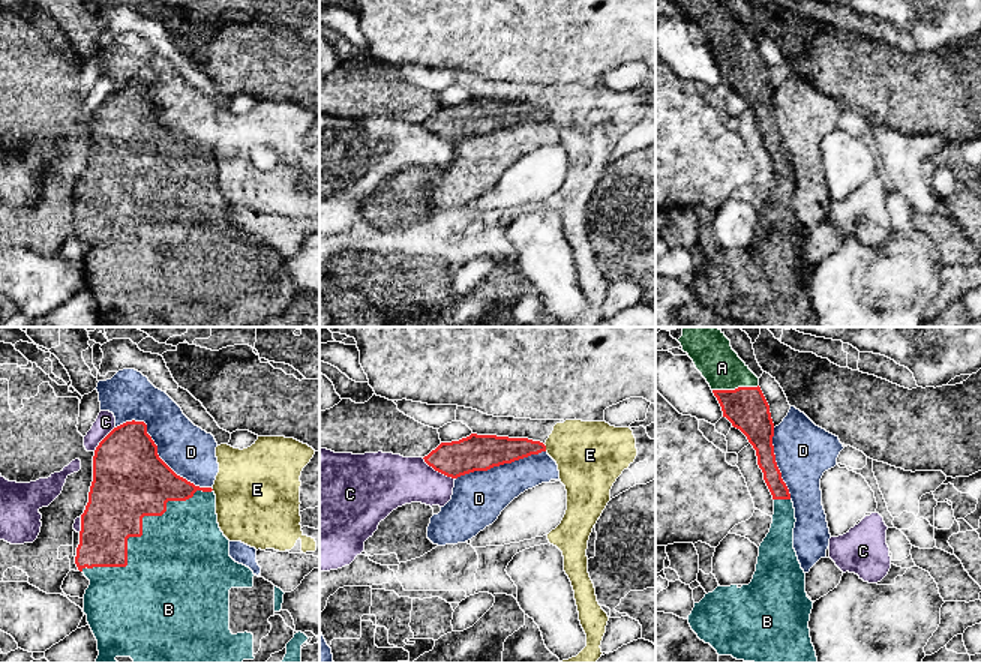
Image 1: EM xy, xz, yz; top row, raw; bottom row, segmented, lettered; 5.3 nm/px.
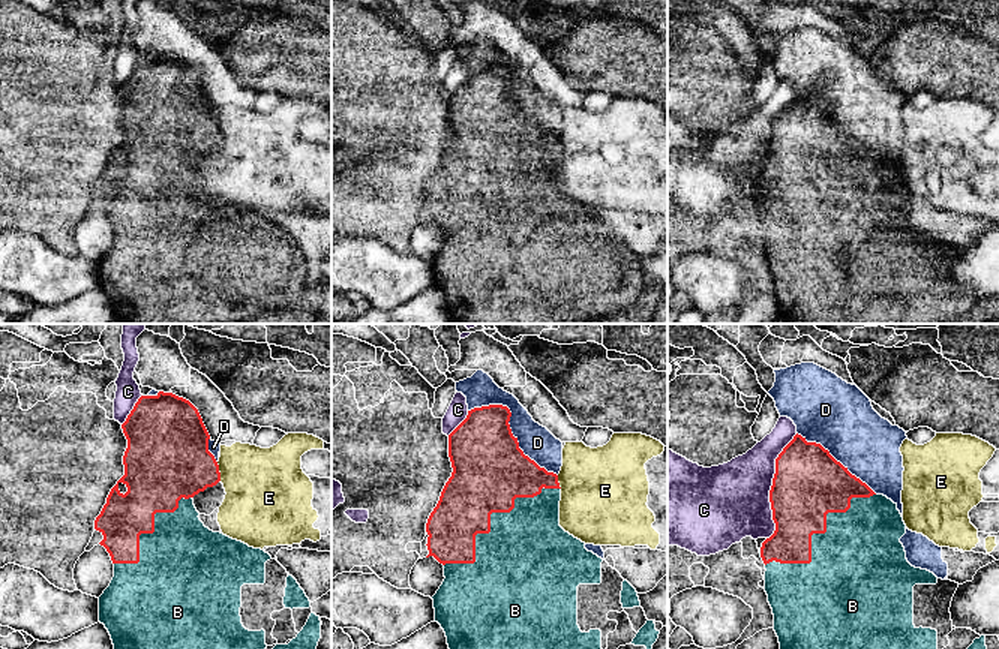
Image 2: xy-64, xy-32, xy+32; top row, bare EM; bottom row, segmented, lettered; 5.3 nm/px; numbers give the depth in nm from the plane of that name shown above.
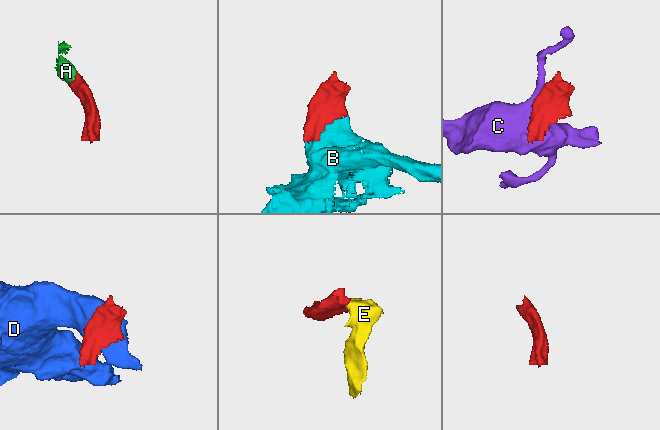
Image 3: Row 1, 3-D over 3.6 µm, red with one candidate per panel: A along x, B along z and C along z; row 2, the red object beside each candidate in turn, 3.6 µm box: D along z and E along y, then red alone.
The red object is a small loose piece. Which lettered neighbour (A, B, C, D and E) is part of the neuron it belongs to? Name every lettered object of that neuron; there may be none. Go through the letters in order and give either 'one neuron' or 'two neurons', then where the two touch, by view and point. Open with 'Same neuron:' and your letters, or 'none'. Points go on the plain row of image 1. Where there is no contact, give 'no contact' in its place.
Same neuron: A, B
A: one neuron | yz (735, 53)
B: one neuron | xy (141, 195)
C: two neurons | xz (438, 135)
D: two neurons | xy (156, 116)
E: two neurons | xz (545, 111)

